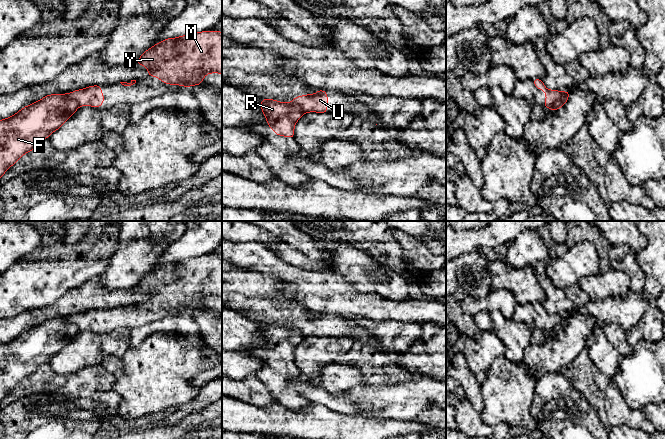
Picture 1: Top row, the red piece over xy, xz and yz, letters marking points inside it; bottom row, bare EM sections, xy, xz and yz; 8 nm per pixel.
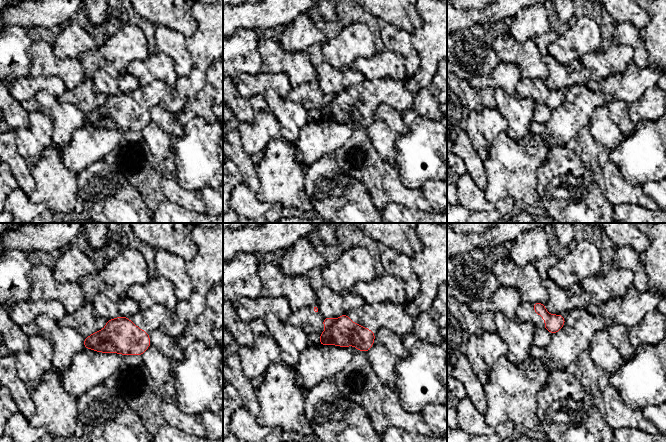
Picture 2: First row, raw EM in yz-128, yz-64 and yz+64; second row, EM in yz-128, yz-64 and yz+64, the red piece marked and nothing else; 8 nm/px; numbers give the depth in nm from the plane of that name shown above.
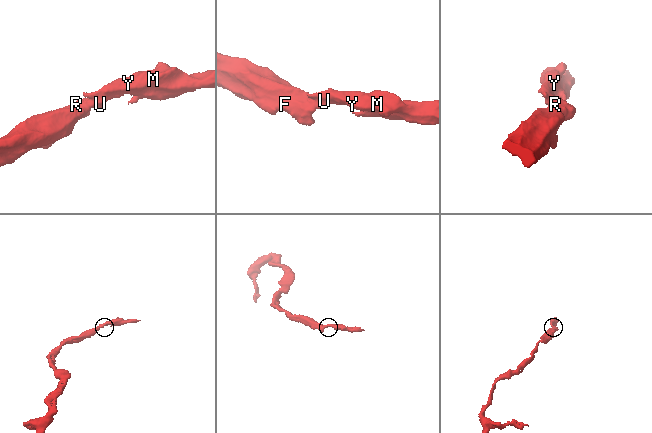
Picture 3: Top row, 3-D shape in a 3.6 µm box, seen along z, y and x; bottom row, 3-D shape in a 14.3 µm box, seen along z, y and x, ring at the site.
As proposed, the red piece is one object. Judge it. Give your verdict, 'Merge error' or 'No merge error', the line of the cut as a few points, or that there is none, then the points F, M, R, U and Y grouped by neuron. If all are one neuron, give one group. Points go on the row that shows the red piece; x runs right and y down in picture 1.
Merge error. Split along yz (562, 93), (550, 109). Groups: F R / M U Y

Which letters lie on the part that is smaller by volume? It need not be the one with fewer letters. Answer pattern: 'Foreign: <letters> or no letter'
Foreign: M, U, Y

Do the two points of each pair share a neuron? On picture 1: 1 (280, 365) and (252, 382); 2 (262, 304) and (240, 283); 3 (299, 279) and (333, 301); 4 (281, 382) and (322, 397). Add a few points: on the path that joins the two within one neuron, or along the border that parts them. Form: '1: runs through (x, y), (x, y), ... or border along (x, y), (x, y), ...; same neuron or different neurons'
1: border along (254, 376), (268, 388), (273, 396); different neurons
2: runs through (258, 298), (257, 295), (250, 293), (246, 289); same neuron
3: runs through (307, 287), (325, 293); same neuron
4: border along (294, 377), (292, 382), (296, 390), (312, 402); different neurons

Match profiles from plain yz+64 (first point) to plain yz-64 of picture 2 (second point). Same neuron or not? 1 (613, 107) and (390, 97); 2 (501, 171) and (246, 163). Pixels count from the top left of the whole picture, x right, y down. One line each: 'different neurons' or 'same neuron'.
1: different neurons
2: different neurons

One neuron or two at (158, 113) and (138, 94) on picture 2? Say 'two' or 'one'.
two

